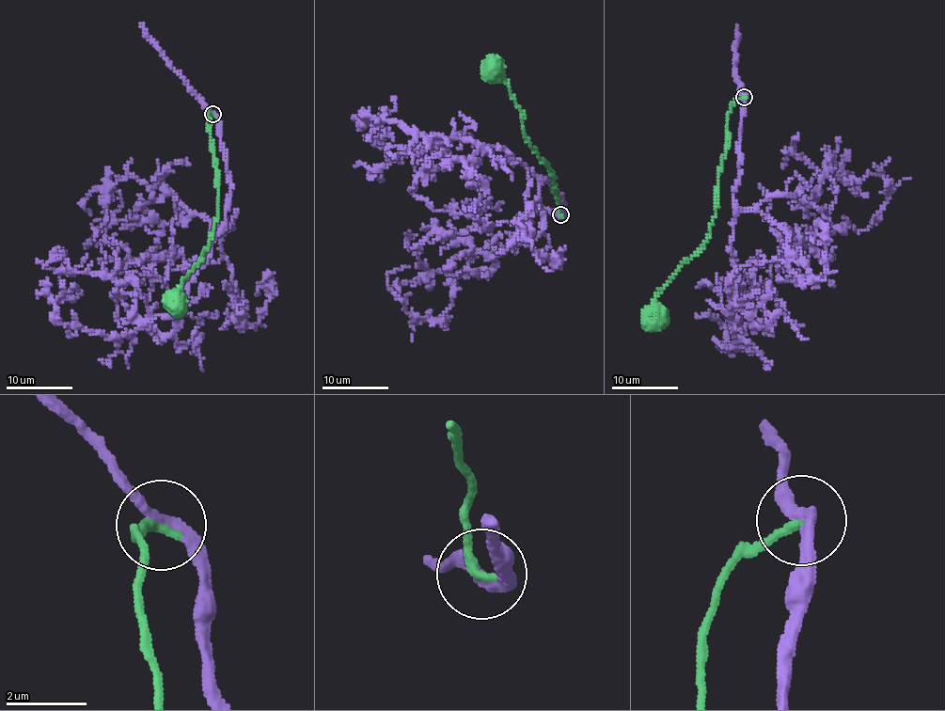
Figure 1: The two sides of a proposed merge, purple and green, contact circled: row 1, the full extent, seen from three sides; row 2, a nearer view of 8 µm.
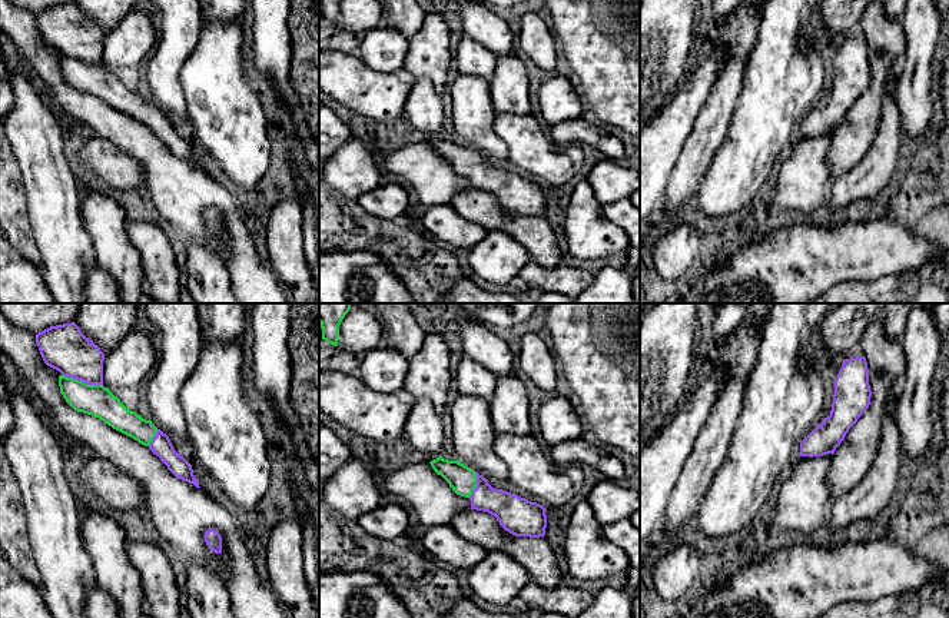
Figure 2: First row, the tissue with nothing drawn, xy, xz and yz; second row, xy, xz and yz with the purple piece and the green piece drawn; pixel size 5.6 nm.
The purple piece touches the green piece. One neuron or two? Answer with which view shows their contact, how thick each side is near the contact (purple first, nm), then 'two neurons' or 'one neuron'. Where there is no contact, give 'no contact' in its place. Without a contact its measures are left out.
contact in xy; calibres 260 and 180 nm; one neuron

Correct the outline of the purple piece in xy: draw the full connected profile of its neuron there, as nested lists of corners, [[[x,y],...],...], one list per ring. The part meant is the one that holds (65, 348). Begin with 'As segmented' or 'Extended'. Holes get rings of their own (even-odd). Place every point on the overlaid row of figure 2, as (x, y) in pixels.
Extended. [[[74,322],[39,332],[36,343],[44,363],[62,373],[60,393],[74,411],[99,418],[147,446],[176,478],[200,488],[192,465],[175,451],[169,436],[152,421],[129,411],[103,386],[104,353],[82,333]]]

